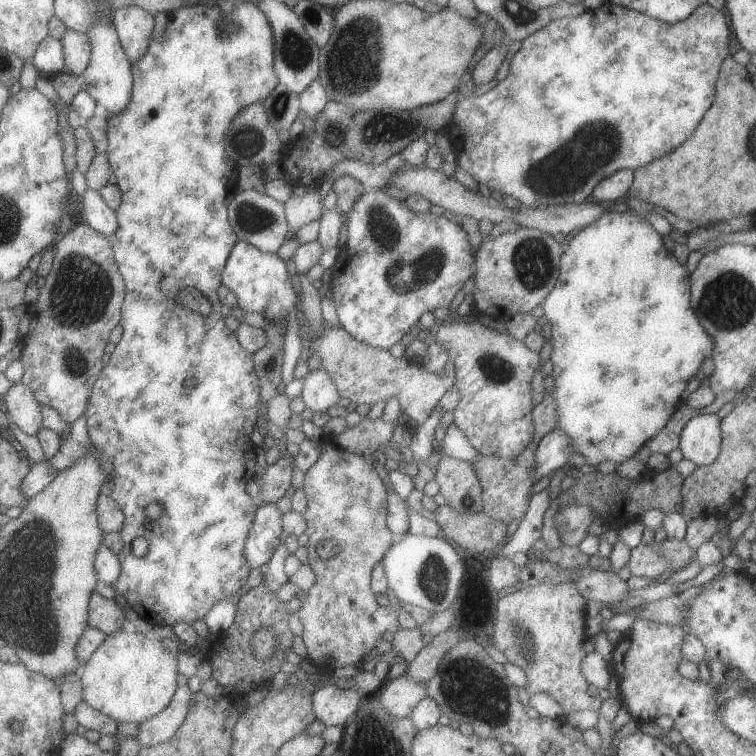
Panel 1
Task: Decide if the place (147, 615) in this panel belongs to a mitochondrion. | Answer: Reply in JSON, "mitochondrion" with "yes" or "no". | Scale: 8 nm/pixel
{"mitochondrion":"no"}

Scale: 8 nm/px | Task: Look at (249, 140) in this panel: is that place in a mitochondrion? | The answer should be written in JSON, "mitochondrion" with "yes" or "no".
{"mitochondrion":"yes"}

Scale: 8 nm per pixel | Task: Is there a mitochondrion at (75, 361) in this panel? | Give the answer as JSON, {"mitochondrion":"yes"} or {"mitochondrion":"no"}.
{"mitochondrion":"yes"}

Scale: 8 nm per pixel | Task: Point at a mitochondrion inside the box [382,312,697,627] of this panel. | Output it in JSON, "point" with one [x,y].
{"point":[435,580]}

